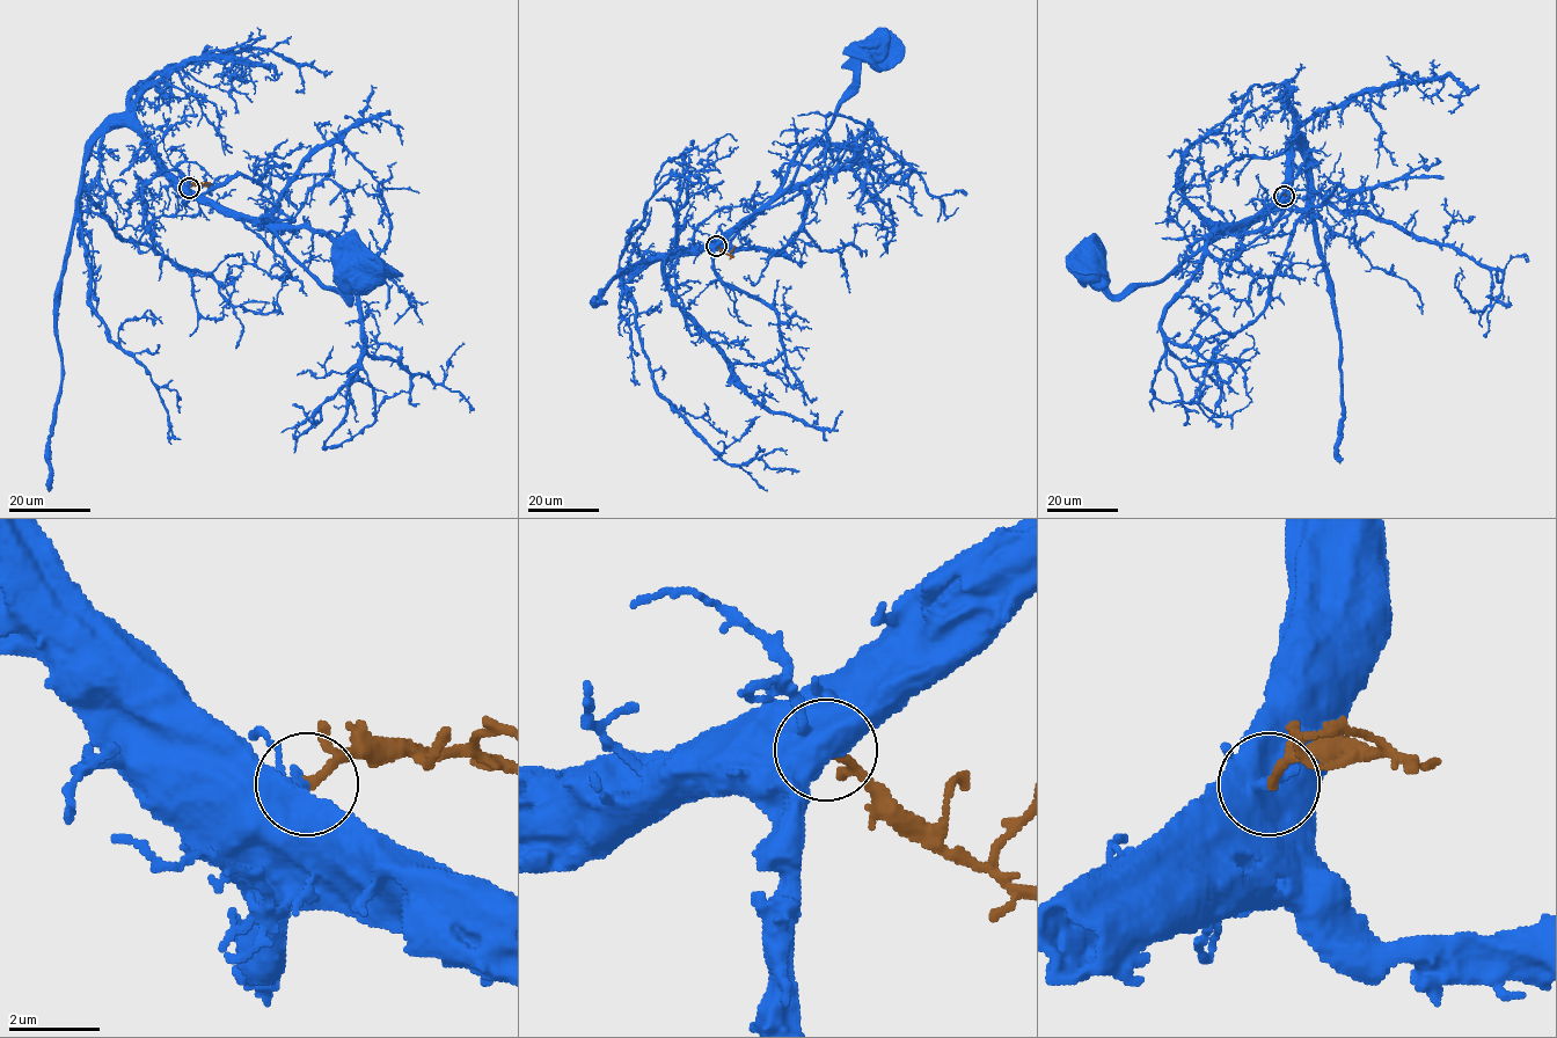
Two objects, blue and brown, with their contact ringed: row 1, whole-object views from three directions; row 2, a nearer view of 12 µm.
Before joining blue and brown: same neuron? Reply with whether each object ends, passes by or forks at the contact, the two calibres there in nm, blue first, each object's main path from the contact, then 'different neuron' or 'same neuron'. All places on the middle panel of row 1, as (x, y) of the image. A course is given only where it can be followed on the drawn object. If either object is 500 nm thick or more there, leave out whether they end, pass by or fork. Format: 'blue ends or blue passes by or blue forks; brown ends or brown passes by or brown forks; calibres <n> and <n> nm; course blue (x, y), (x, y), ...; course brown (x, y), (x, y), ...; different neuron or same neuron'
blue passes by; brown passes by; calibres 240 and 140 nm; course blue (716, 246), (752, 219), (791, 181), (808, 148), (834, 118), (835, 106), (853, 82), (854, 65), (868, 52); course brown (716, 246), (728, 254), (735, 246); same neuron

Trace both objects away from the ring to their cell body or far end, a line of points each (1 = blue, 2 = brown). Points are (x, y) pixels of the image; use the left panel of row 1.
1: (189, 187), (213, 204), (256, 217), (324, 287), (334, 287), (345, 299), (355, 270), (362, 270)
2: (189, 187), (210, 182)

